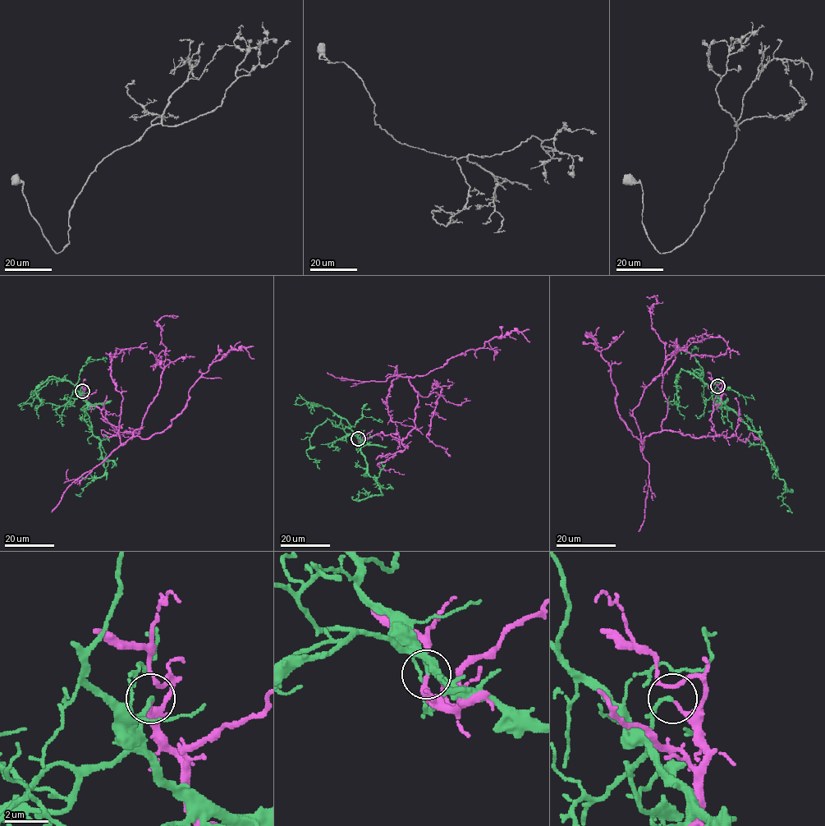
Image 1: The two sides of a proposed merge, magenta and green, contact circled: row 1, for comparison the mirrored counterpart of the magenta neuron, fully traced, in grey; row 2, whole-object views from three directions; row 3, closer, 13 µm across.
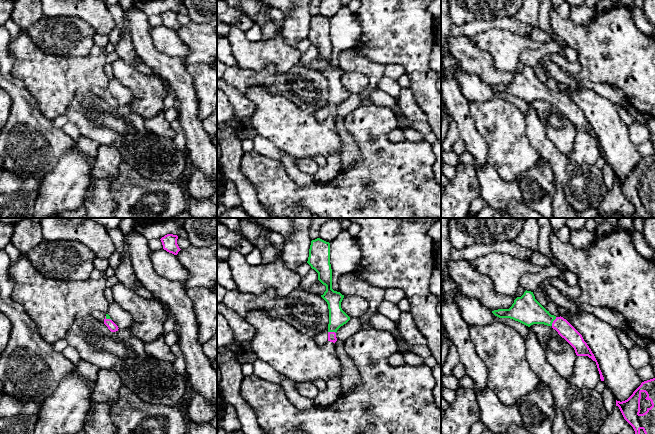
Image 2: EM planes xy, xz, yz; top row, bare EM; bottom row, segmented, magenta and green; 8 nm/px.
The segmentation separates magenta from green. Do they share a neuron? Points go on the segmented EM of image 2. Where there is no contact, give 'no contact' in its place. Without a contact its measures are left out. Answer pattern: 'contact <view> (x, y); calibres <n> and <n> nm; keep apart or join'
contact yz (553, 321); calibres 120 and 220 nm; keep apart

